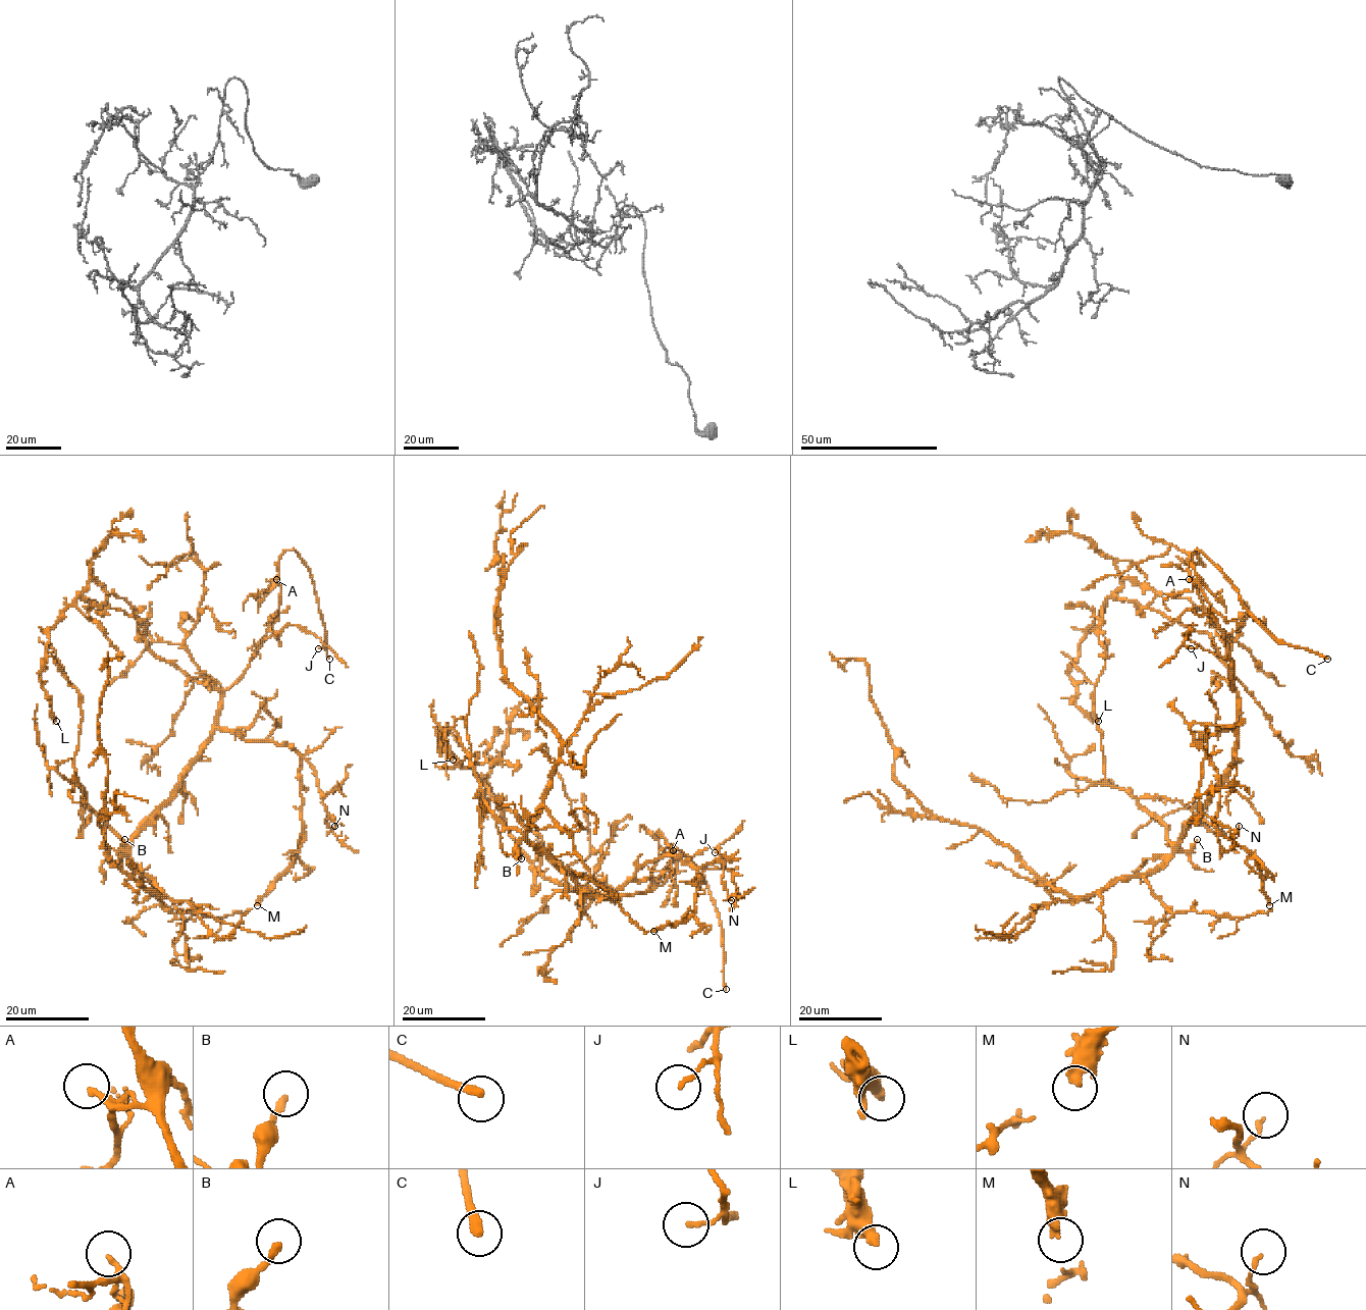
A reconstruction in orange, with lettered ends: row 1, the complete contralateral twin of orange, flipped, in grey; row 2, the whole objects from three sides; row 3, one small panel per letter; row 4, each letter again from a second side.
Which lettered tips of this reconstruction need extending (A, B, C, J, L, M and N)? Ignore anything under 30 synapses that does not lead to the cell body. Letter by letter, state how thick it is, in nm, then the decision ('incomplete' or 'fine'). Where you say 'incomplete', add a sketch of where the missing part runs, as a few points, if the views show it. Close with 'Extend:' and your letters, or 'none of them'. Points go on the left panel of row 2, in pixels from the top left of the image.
A: 140 nm thick; fine
B: 240 nm thick; fine
C: 320 nm thick; incomplete
J: 130 nm thick; fine
L: 380 nm thick; fine
M: 340 nm thick; fine
N: 120 nm thick; fine
Extend: C

